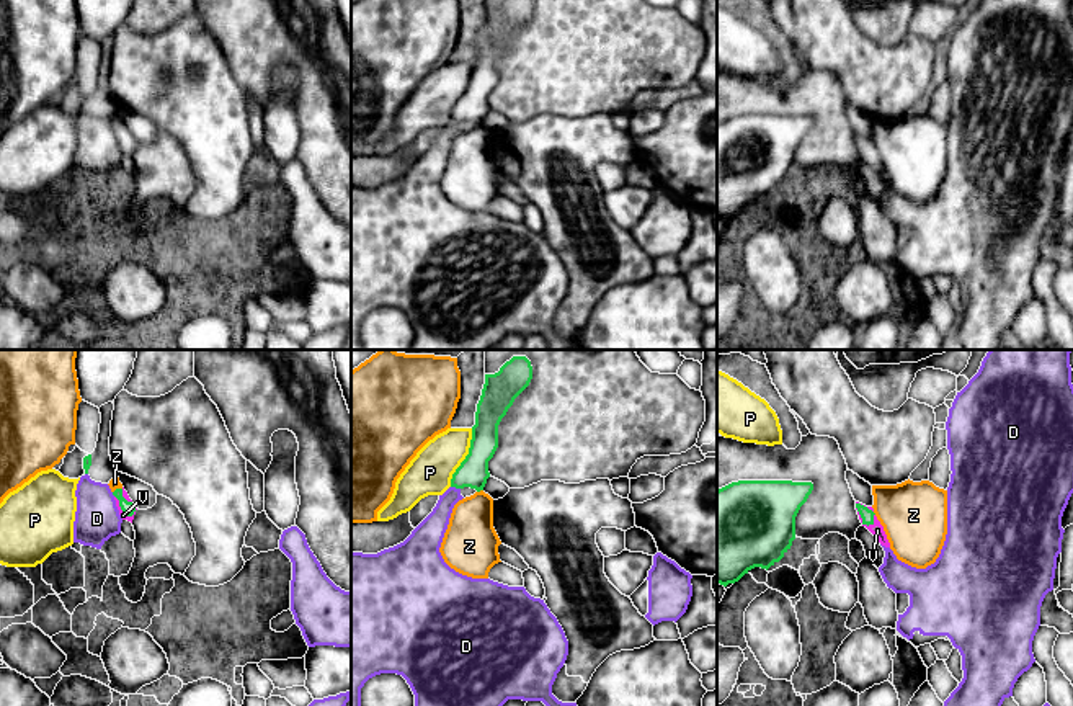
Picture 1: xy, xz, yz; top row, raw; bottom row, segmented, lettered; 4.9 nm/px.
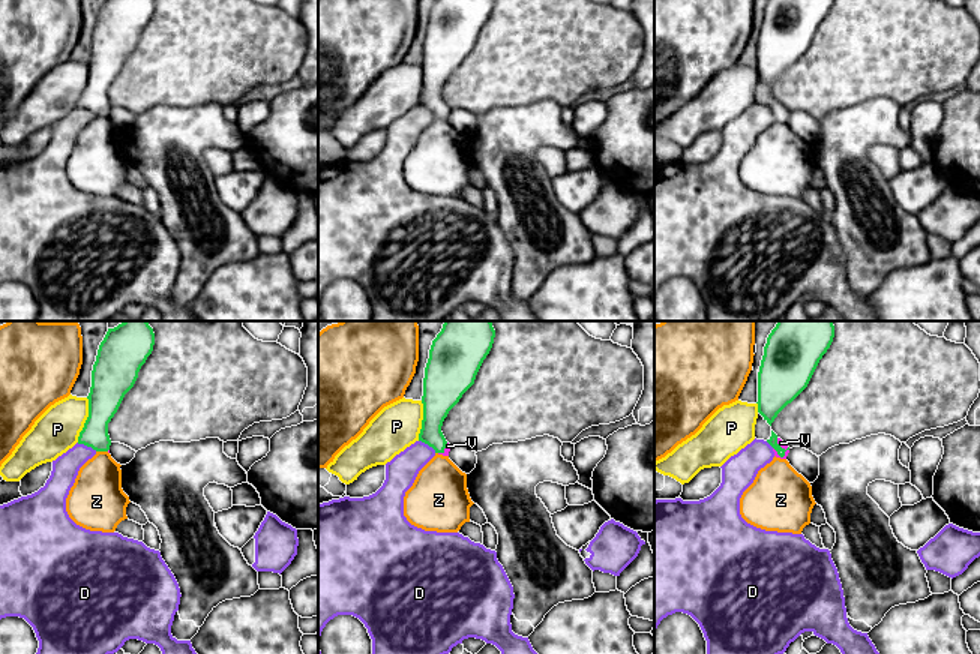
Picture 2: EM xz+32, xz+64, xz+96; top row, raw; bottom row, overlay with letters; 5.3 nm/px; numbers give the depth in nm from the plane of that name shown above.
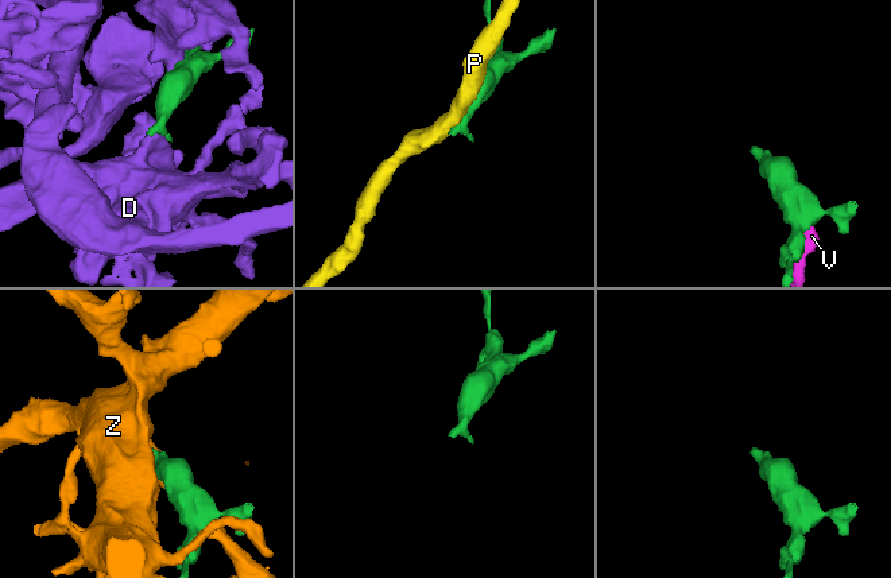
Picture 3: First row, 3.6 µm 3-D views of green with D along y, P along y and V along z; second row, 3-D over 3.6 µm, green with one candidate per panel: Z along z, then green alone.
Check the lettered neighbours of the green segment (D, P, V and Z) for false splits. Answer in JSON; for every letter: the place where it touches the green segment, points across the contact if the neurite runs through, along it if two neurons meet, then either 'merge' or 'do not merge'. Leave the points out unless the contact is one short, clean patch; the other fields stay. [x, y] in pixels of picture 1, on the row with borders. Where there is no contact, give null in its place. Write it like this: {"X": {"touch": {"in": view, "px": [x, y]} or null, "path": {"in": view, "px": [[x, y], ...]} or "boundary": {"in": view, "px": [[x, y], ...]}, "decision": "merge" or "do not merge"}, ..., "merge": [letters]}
{"D": {"touch": {"in": "xz", "px": [456, 487]}, "decision": "do not merge"}, "P": {"touch": {"in": "xz", "px": [466, 458]}, "boundary": {"in": "xz", "px": [[472, 428], [469, 453], [453, 474], [449, 486]]}, "decision": "do not merge"}, "V": {"touch": {"in": "yz", "px": [871, 510]}, "path": {"in": "yz", "px": [[868, 515], [871, 510], [877, 530]]}, "decision": "merge"}, "Z": {"touch": {"in": "xz", "px": [479, 491]}, "boundary": {"in": "xz", "px": [[482, 489], [477, 492]]}, "decision": "do not merge"}, "merge": ["V"]}

